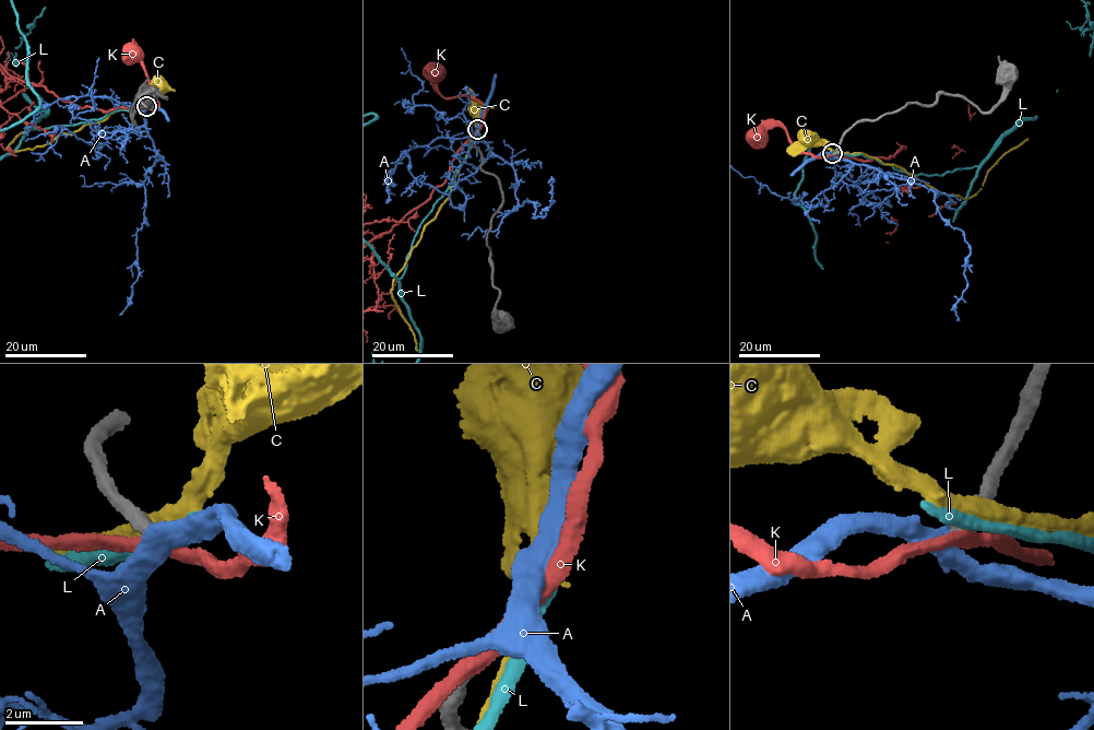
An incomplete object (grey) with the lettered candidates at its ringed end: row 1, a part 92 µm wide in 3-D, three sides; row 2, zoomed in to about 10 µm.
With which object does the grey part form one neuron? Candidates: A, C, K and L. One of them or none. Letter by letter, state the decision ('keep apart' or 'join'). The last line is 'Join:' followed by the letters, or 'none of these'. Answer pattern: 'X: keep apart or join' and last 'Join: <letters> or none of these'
A: join
C: keep apart
K: keep apart
L: keep apart
Join: A

